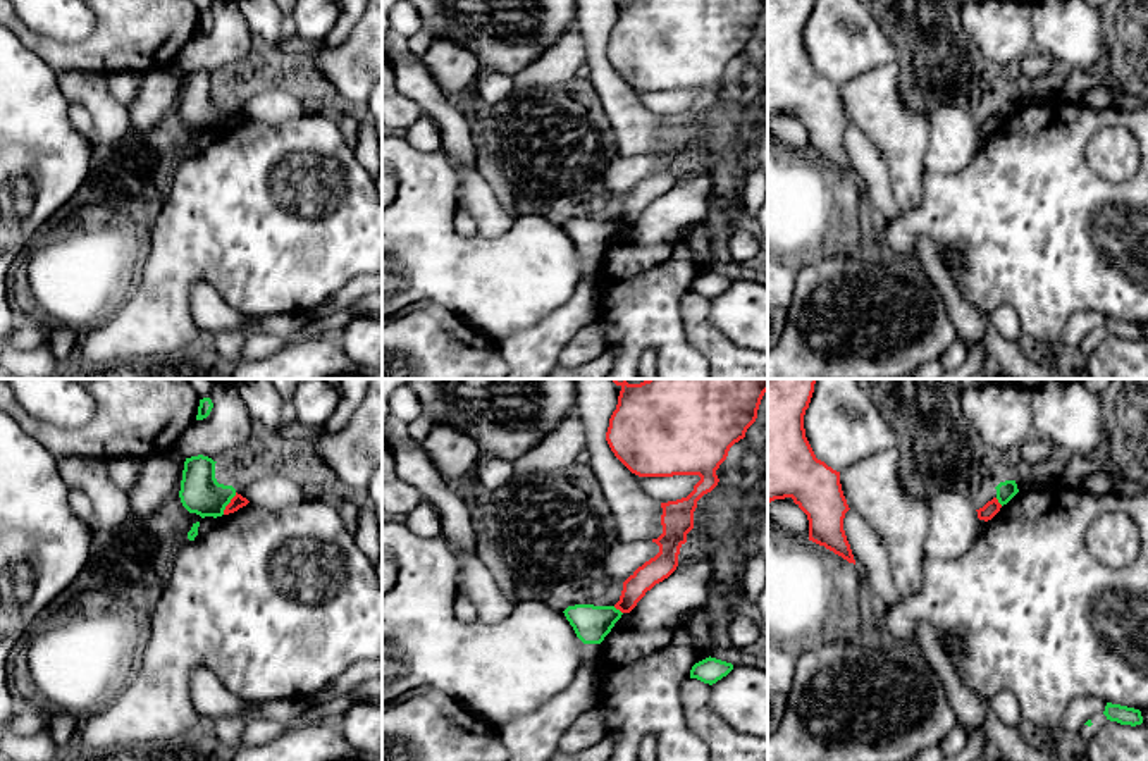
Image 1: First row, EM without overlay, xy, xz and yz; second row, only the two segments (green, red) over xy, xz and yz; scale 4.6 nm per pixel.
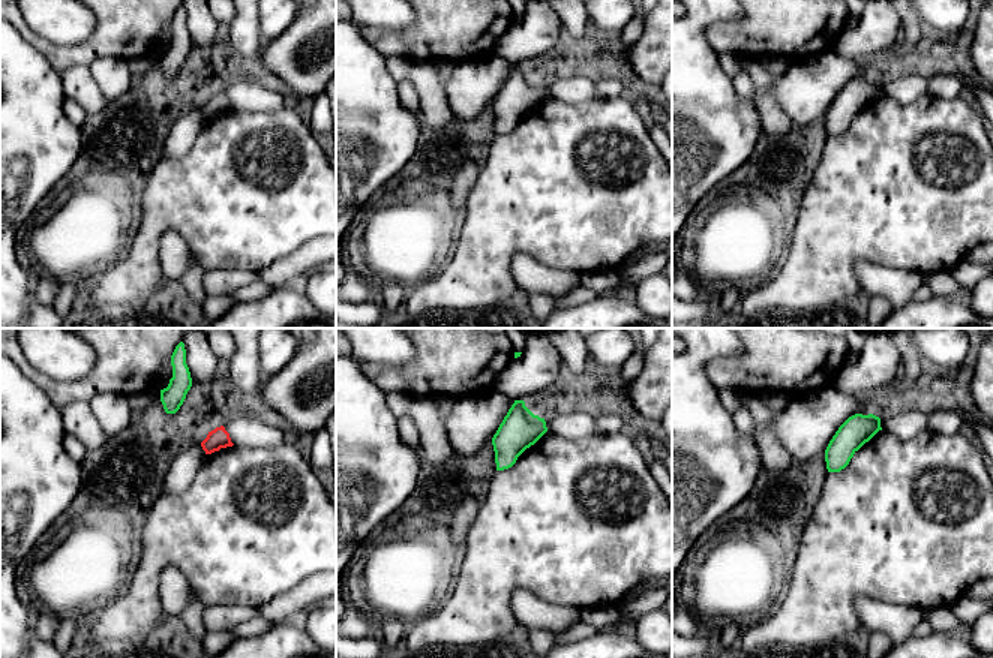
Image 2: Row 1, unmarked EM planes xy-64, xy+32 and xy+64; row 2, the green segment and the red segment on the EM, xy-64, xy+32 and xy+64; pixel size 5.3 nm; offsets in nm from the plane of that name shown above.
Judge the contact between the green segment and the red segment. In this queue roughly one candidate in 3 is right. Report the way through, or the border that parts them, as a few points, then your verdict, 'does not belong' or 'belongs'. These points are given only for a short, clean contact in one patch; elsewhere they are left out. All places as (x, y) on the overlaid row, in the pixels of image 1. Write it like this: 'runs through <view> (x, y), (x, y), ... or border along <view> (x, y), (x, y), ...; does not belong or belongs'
border along xy (236, 493), (222, 513); does not belong

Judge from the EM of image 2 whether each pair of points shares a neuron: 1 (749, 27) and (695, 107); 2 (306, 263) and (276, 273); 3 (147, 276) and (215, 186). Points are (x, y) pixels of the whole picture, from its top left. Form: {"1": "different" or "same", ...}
{"1": "different", "2": "same", "3": "same"}

